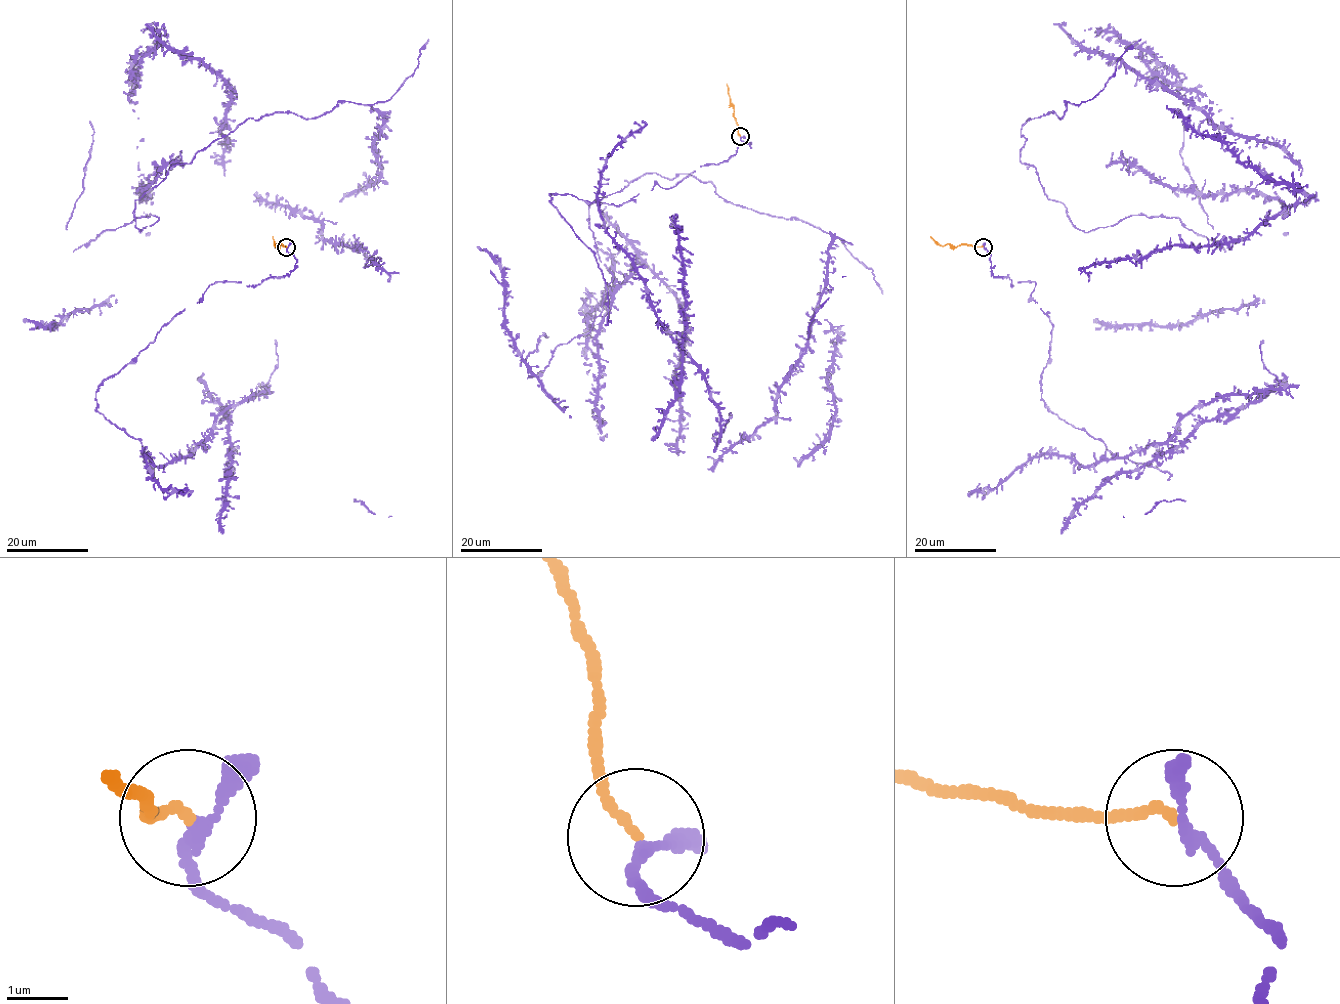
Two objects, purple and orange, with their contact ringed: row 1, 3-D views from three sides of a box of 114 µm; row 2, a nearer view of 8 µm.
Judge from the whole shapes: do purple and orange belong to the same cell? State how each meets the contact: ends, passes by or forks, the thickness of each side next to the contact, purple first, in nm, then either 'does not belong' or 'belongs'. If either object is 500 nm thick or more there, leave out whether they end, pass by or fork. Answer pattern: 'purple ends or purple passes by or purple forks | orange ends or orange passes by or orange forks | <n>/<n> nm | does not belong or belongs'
purple passes by | orange ends | 170/150 nm | belongs

